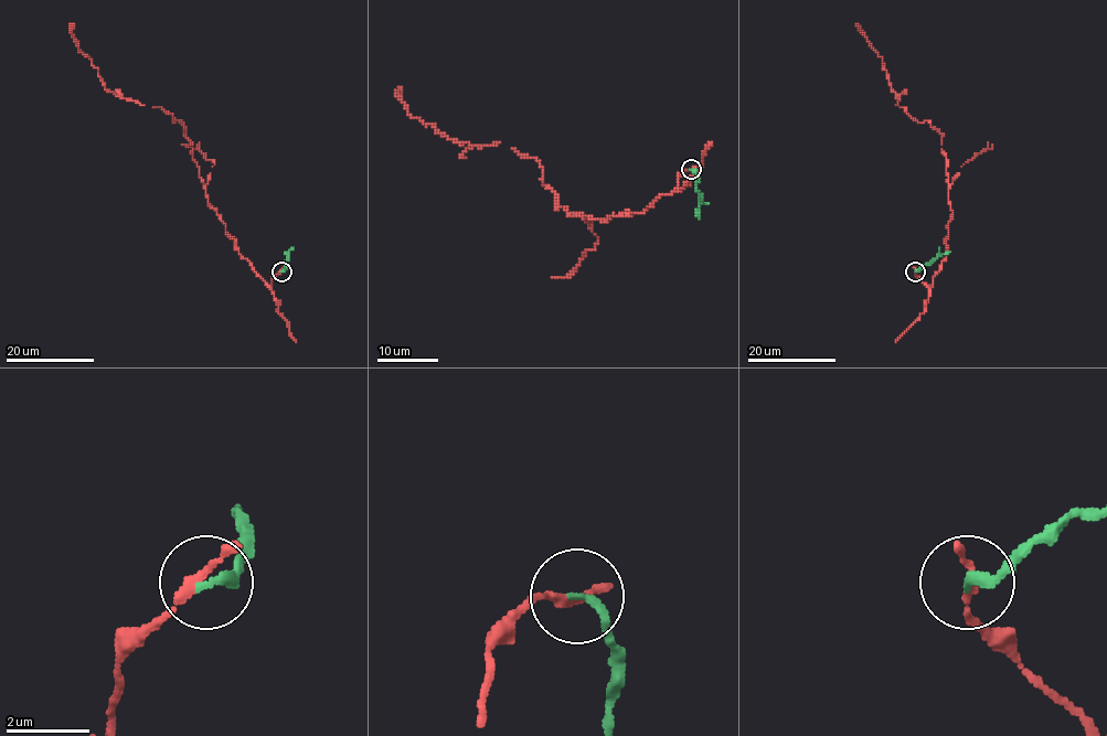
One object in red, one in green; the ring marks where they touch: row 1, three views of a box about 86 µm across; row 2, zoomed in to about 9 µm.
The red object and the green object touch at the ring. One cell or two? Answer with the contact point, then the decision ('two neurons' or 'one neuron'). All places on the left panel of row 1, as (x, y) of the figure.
place (281, 272); two neurons

